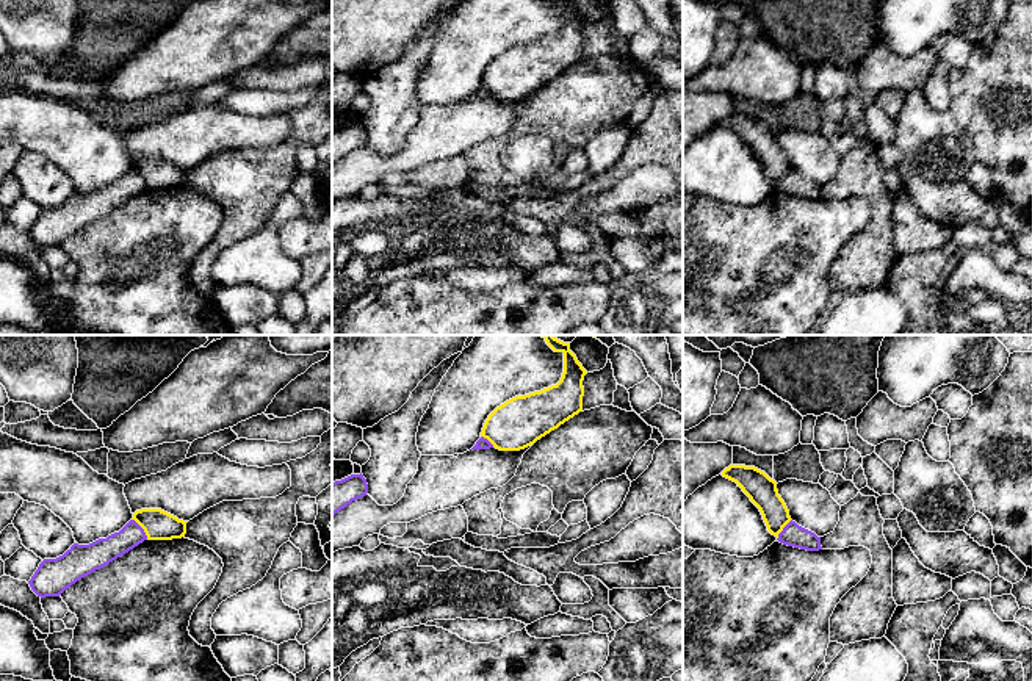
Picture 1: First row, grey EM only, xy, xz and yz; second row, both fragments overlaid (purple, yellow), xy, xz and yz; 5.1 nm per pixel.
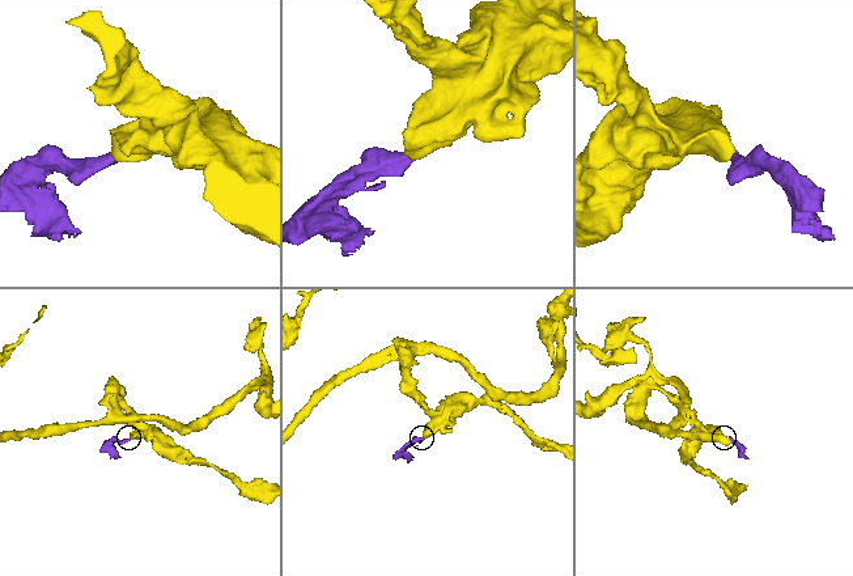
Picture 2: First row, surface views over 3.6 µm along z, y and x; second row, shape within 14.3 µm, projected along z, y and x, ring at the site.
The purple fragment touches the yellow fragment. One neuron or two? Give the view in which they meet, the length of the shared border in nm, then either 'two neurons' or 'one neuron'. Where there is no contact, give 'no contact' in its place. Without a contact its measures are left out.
meets purple in xy; contact 140 nm long; two neurons

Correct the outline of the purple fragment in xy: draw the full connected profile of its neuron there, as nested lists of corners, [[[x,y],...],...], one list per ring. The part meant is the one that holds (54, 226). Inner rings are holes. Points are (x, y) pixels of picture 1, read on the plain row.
[[[130,169],[119,182],[99,188],[89,194],[74,193],[63,205],[44,208],[31,229],[31,240],[41,246],[60,246],[66,238],[103,218],[147,189],[144,178]]]

